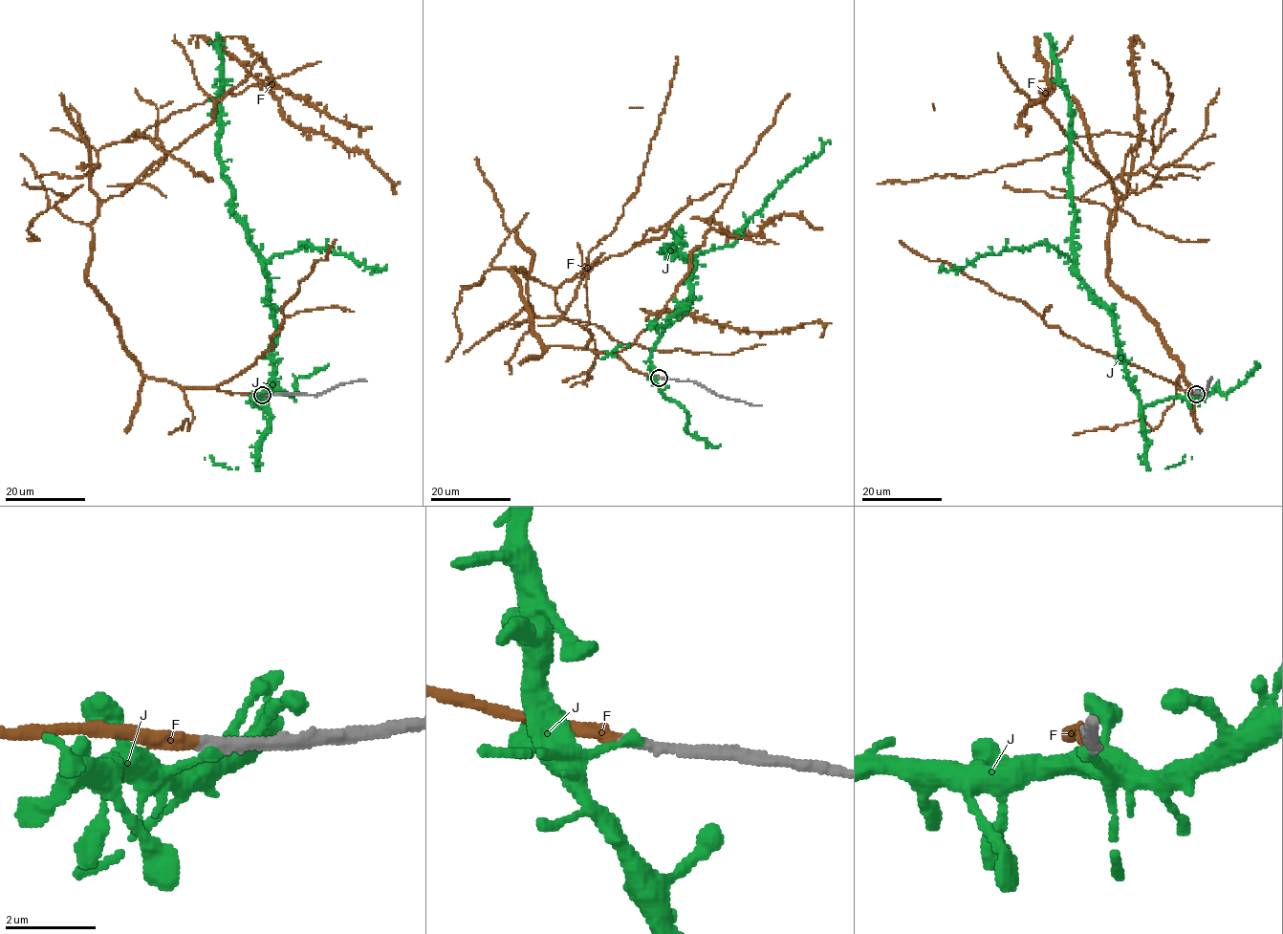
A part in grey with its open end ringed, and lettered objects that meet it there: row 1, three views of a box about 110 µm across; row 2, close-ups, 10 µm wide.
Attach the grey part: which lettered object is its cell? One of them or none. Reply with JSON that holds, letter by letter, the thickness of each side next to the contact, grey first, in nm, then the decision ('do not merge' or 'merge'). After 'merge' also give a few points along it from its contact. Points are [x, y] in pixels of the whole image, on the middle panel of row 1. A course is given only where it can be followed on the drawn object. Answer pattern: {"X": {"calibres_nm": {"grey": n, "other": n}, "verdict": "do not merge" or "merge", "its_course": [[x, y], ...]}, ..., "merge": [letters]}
{"F": {"calibres_nm": {"grey": 280, "other": 300}, "verdict": "merge"}, "J": {"calibres_nm": {"grey": 300, "other": 220}, "verdict": "do not merge"}, "merge": ["F"]}

